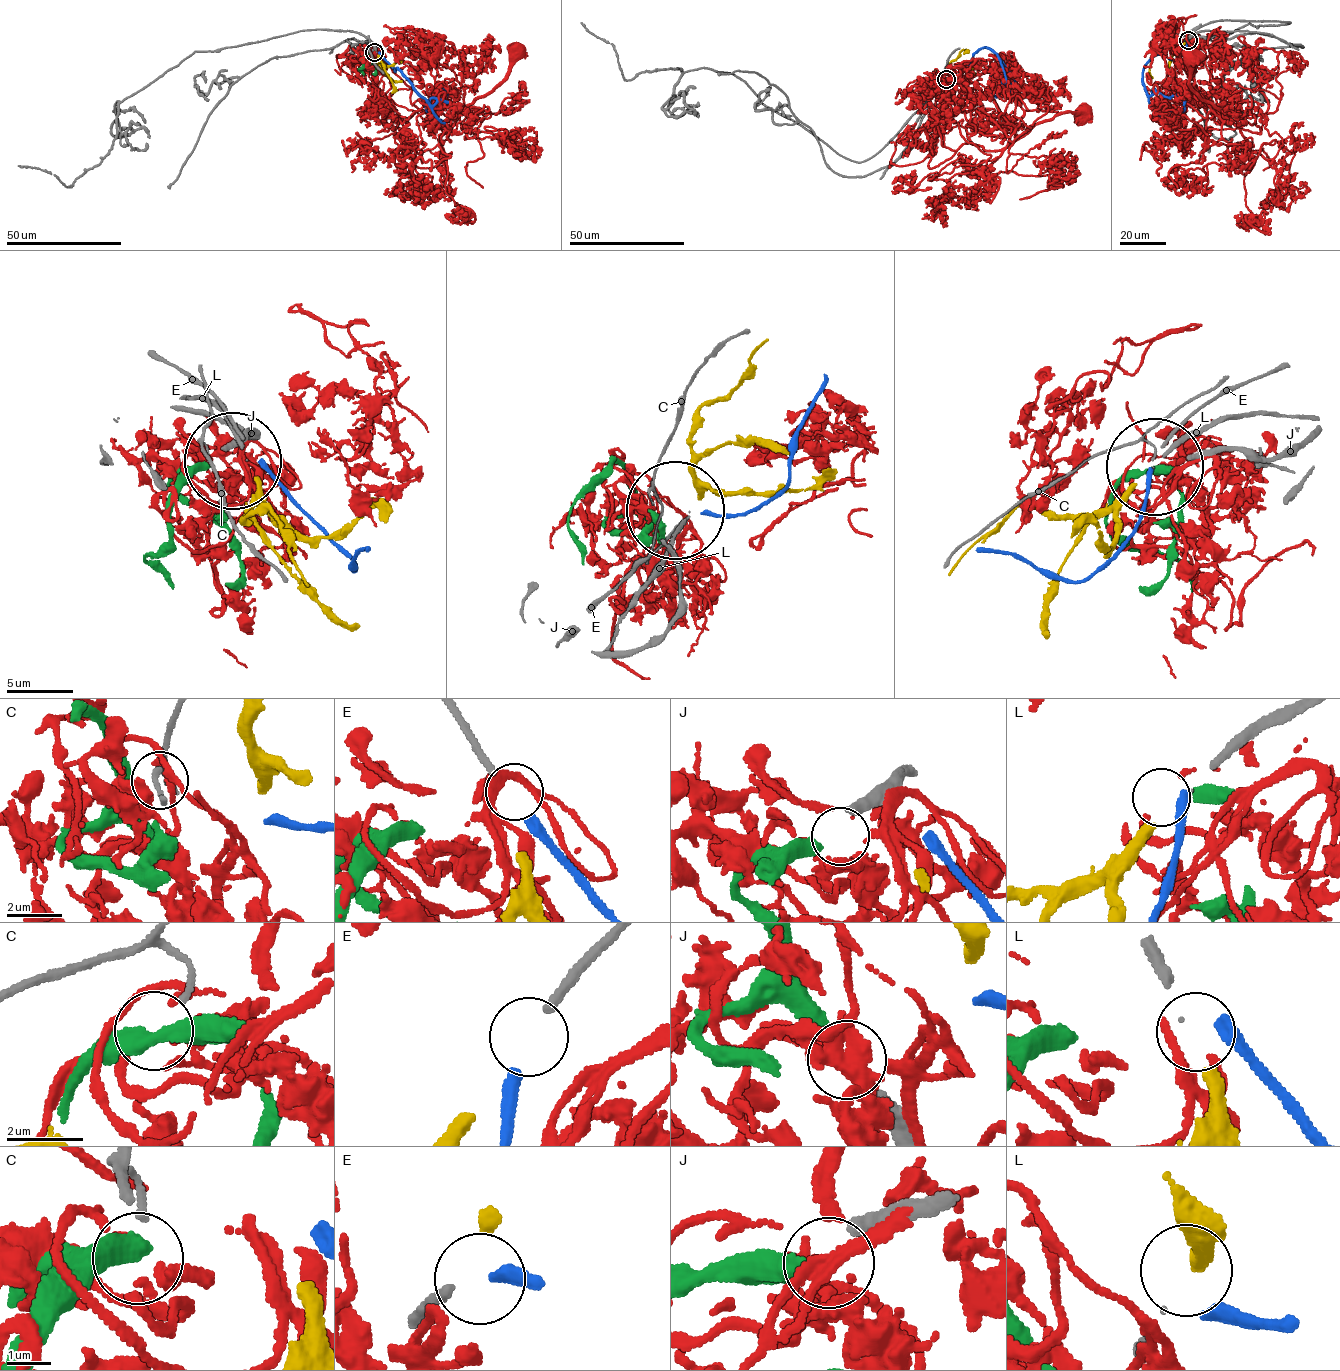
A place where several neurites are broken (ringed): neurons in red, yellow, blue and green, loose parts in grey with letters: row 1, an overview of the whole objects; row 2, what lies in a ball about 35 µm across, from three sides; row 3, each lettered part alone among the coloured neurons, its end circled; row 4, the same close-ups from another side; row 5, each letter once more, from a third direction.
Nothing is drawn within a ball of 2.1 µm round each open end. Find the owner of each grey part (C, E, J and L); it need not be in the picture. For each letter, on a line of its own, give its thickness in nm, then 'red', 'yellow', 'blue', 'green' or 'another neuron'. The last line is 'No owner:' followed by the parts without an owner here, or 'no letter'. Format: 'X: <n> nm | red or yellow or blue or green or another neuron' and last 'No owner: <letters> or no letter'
C: 150 nm | another neuron
E: 260 nm | blue
J: 360 nm | green
L: 40 nm | yellow
No owner: C

